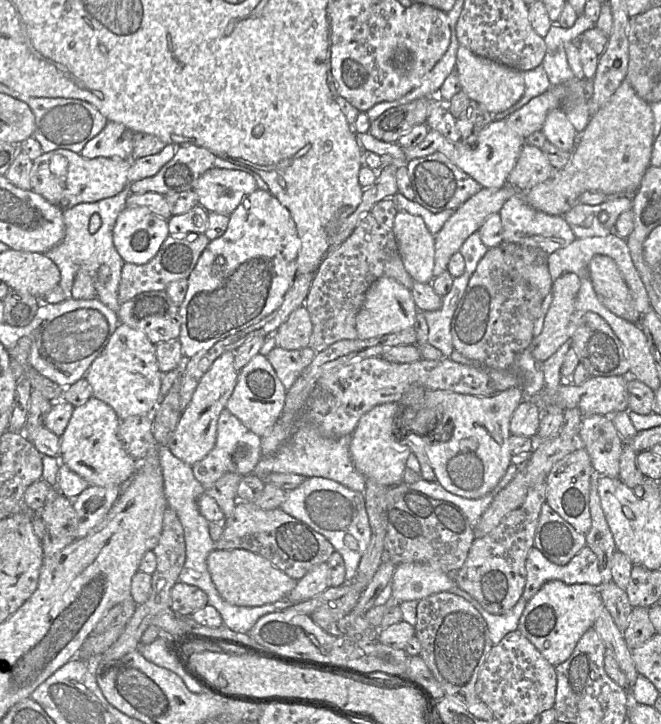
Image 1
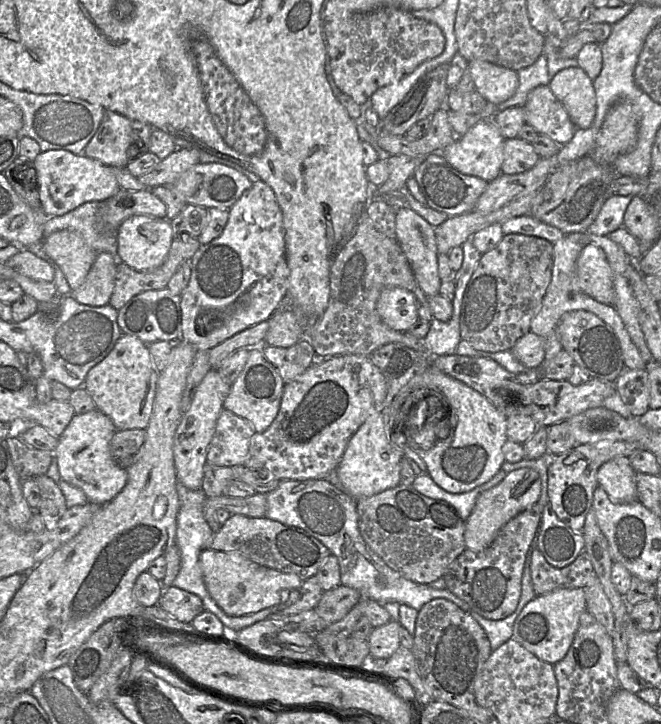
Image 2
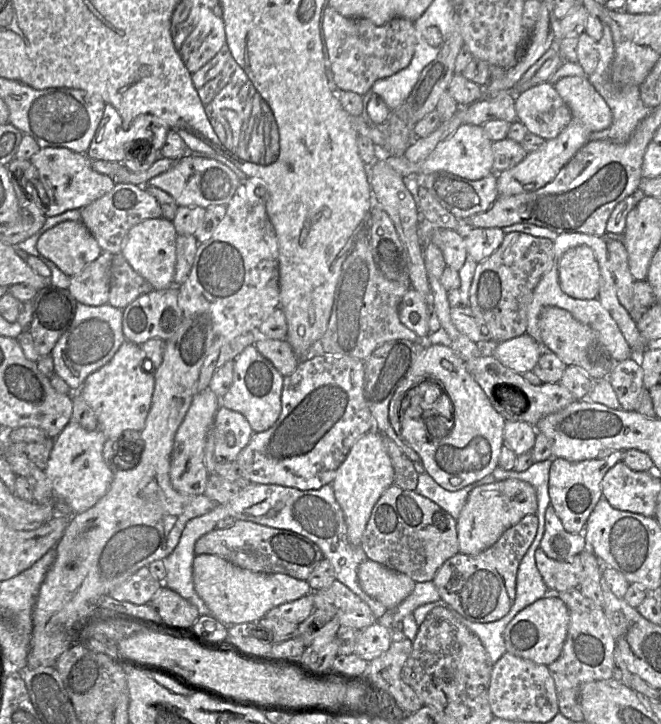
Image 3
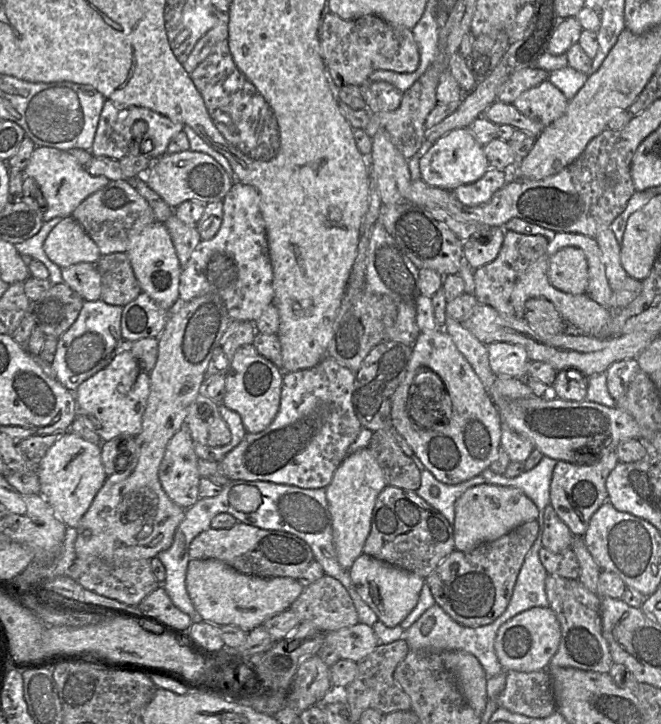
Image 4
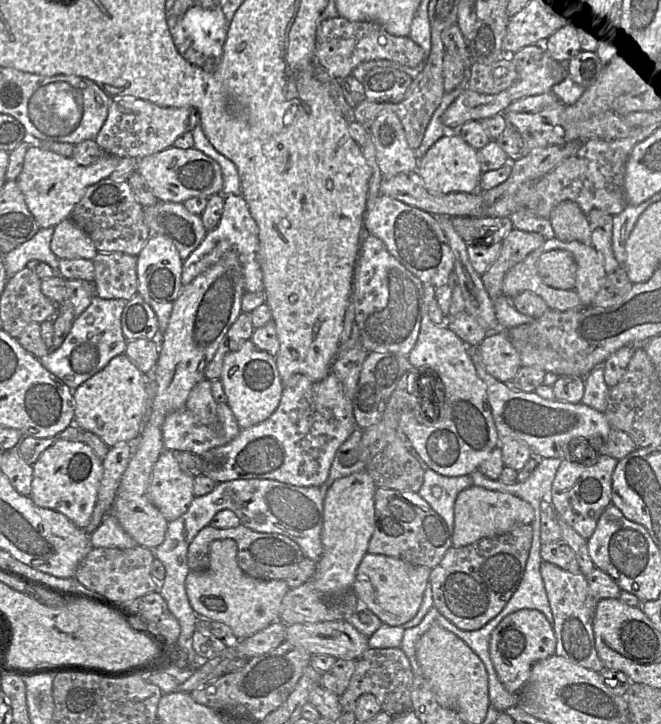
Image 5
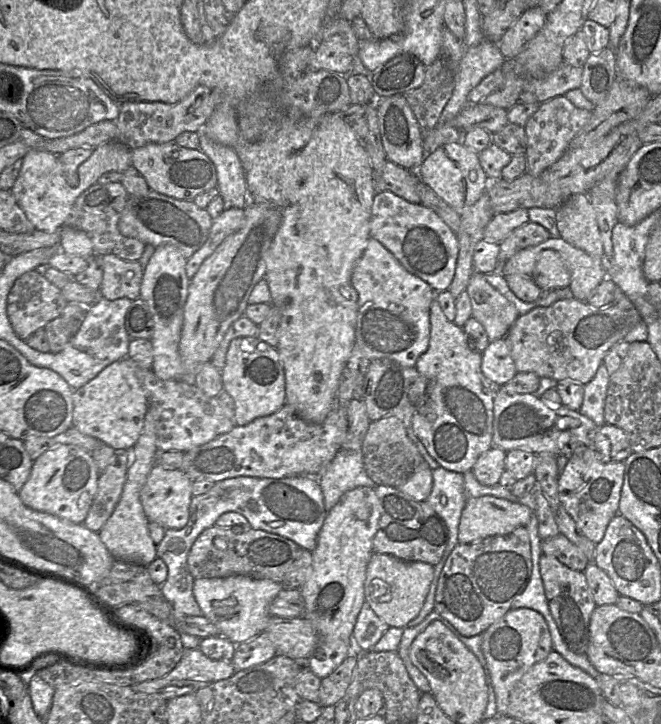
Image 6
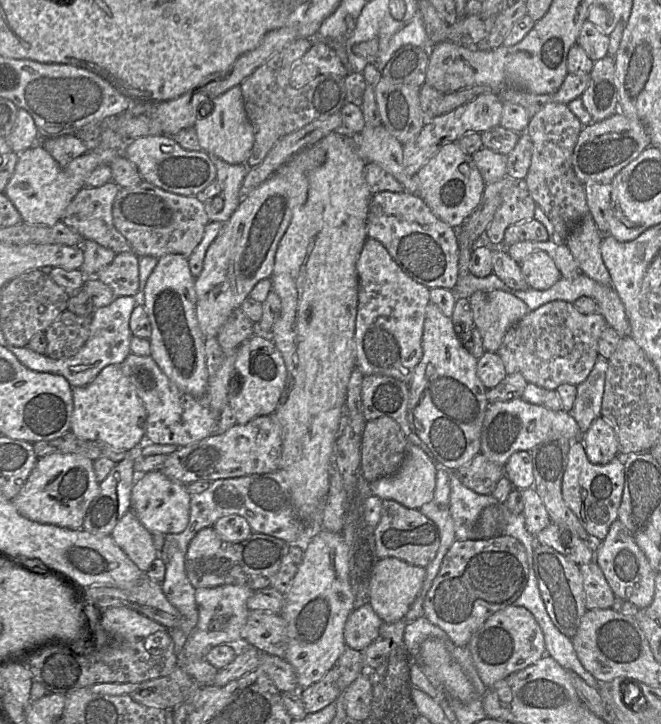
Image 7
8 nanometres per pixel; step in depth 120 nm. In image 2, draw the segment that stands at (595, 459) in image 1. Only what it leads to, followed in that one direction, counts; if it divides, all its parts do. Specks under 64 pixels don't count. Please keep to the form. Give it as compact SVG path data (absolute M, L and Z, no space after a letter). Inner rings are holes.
M619 456L604 464L597 471L598 486L616 503L630 503L637 499L636 471L628 457Z

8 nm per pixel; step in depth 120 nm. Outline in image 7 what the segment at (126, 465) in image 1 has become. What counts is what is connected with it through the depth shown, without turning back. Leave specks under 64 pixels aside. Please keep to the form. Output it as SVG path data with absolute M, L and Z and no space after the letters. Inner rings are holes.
M56 453L38 458L12 503L20 515L31 521L77 530L82 528L86 511L98 492L92 460L78 454Z

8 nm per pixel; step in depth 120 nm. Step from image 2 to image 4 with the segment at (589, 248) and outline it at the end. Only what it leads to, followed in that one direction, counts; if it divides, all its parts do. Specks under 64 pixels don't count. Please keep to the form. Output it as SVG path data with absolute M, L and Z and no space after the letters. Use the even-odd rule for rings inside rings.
M564 247L549 258L549 282L558 290L573 294L586 294L588 263L584 252L576 247Z

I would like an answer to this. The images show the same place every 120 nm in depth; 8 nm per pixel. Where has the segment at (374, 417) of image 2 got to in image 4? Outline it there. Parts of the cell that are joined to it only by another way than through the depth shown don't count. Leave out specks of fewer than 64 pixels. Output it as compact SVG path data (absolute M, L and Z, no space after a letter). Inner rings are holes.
M366 447L347 455L325 488L338 562L346 570L350 570L355 560L363 553L371 530L376 499L386 486L380 465L369 447Z

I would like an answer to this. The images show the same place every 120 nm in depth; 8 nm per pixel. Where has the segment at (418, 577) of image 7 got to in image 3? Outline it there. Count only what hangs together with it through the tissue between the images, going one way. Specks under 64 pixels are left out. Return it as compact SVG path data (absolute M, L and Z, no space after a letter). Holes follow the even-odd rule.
M371 559L358 566L357 575L362 590L387 609L394 609L403 602L416 584L409 576Z

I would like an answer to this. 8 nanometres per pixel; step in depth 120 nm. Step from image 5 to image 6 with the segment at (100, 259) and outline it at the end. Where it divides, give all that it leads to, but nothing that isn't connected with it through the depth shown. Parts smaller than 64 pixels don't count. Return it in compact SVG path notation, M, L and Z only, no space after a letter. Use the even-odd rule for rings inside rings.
M97 255L103 271L99 296L108 300L140 297L144 268L139 261L126 261L116 255Z

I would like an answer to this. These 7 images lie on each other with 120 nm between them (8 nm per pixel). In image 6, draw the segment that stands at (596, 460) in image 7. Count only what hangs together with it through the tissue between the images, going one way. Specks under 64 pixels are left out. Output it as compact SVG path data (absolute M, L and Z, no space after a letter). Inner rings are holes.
M603 424L593 436L593 447L605 462L625 461L633 453L628 435L612 424Z

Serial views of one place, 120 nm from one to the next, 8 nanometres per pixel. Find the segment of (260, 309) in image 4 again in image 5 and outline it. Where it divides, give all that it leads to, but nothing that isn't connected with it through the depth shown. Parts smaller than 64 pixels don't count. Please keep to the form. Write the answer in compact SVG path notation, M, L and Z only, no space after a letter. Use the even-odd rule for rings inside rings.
M241 194L224 196L223 213L218 225L207 232L201 244L183 262L182 286L188 285L199 274L218 263L227 252L235 252L243 269L245 292L263 292L262 271L257 261L258 234L258 226L244 197Z

